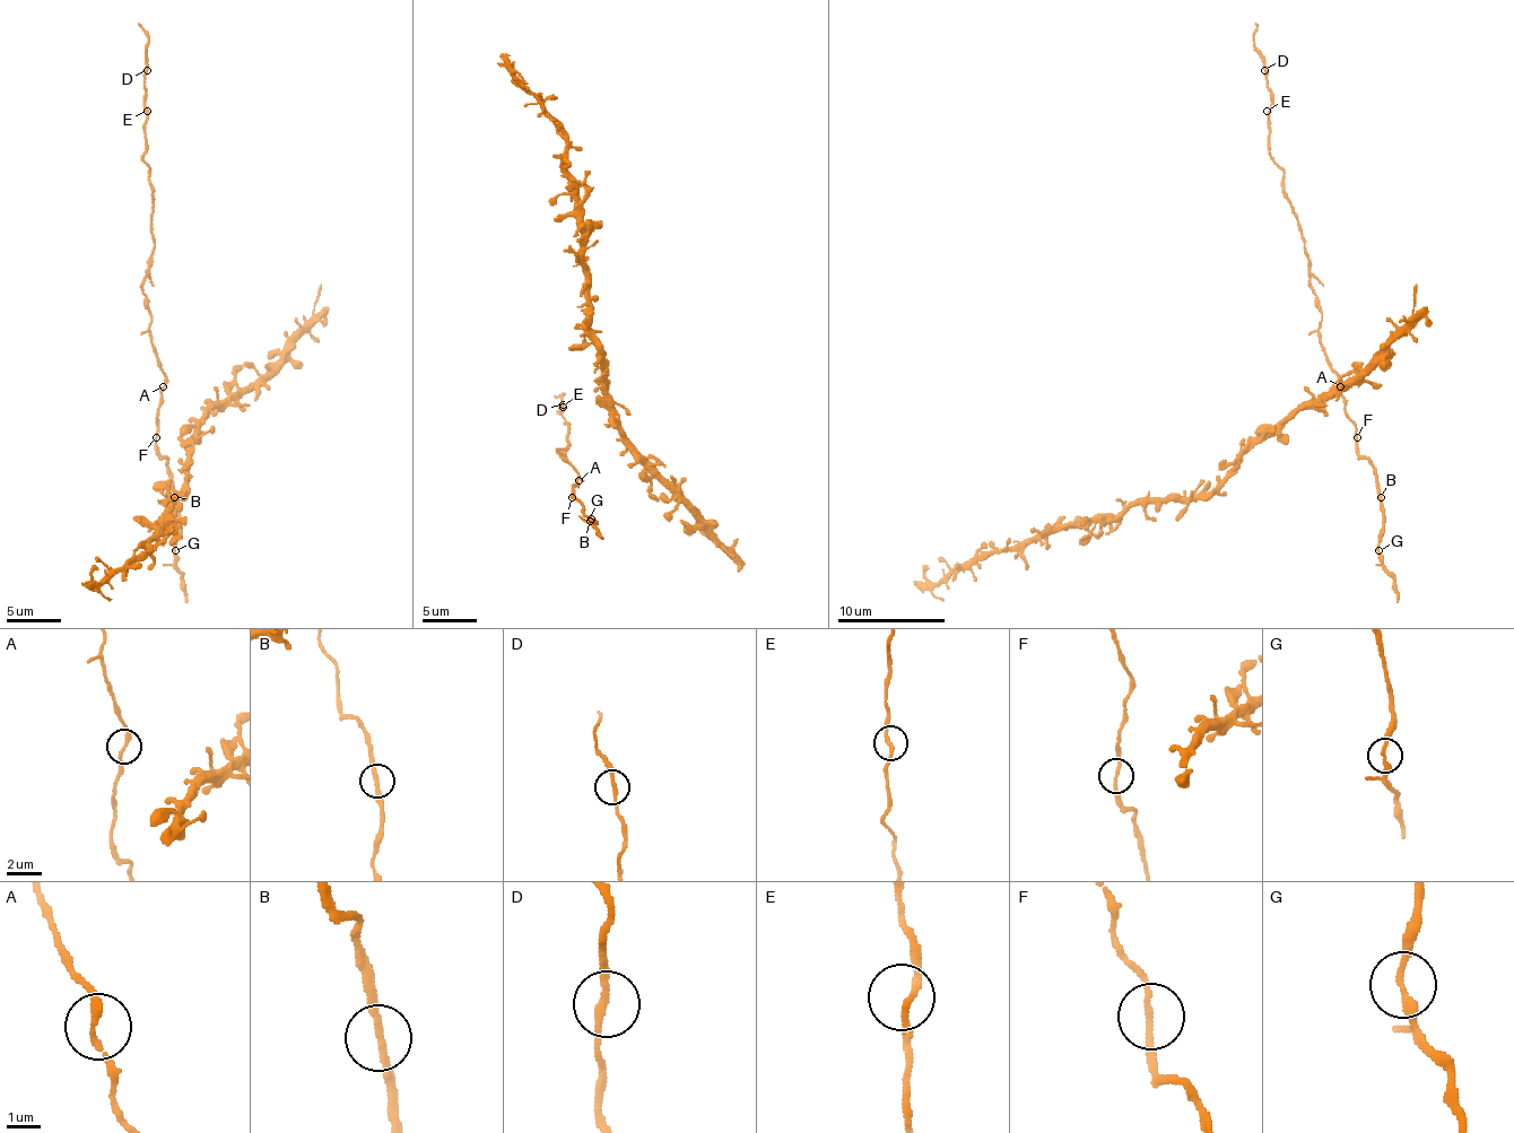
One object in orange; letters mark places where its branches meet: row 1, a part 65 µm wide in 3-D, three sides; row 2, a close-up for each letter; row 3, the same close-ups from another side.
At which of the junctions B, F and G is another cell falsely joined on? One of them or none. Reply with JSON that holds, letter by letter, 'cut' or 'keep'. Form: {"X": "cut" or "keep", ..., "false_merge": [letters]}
{"B": "keep", "F": "keep", "G": "keep", "false_merge": []}

